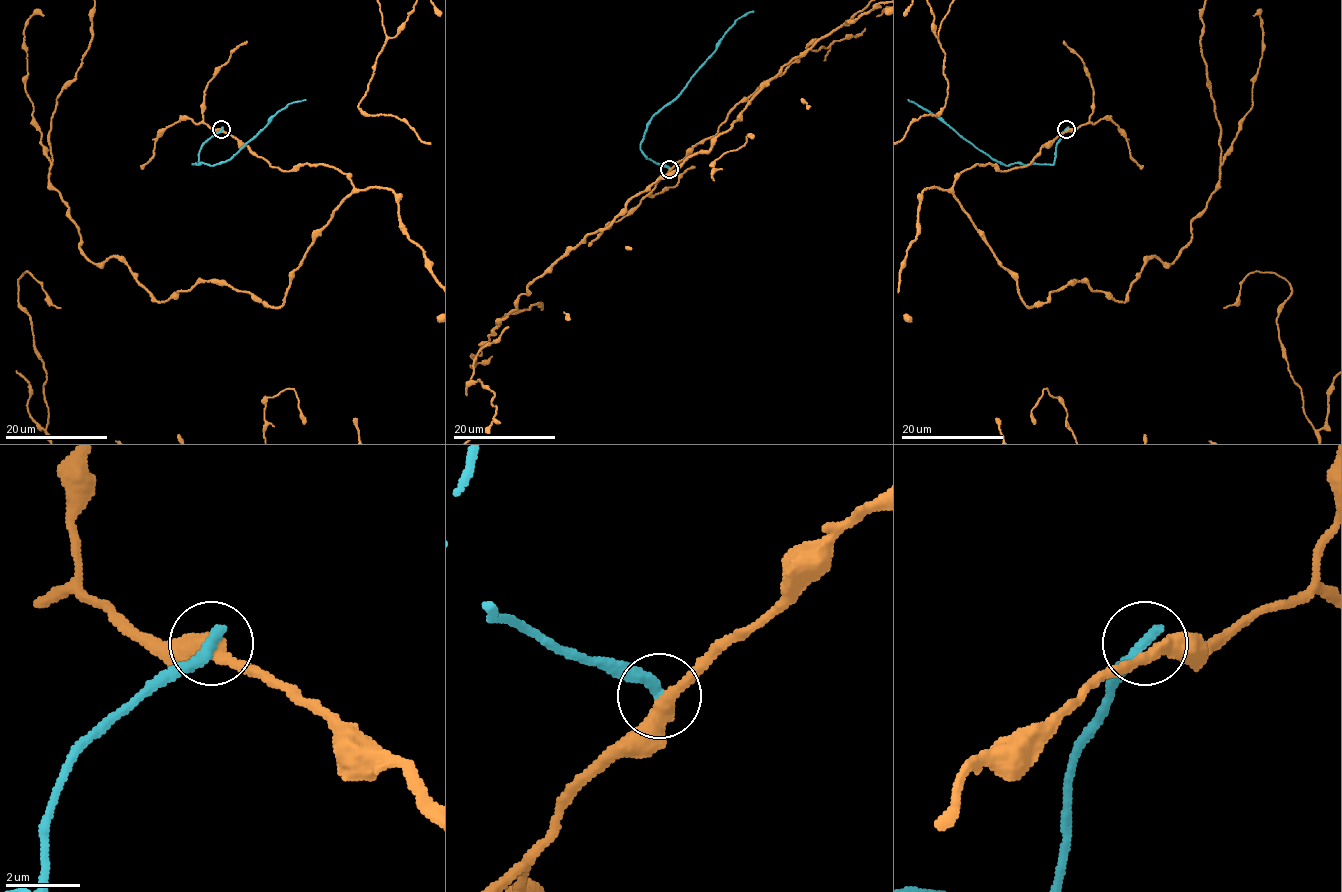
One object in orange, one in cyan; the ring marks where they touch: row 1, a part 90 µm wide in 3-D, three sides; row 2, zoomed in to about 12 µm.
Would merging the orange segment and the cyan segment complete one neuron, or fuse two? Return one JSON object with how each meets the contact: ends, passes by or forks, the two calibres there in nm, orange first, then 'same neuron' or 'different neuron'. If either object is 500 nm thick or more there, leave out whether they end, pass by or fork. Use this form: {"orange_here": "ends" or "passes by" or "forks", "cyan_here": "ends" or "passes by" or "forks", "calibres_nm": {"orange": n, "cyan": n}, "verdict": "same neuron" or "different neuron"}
{"orange_here": "passes by", "cyan_here": "ends", "calibres_nm": {"orange": 400, "cyan": 360}, "verdict": "different neuron"}

